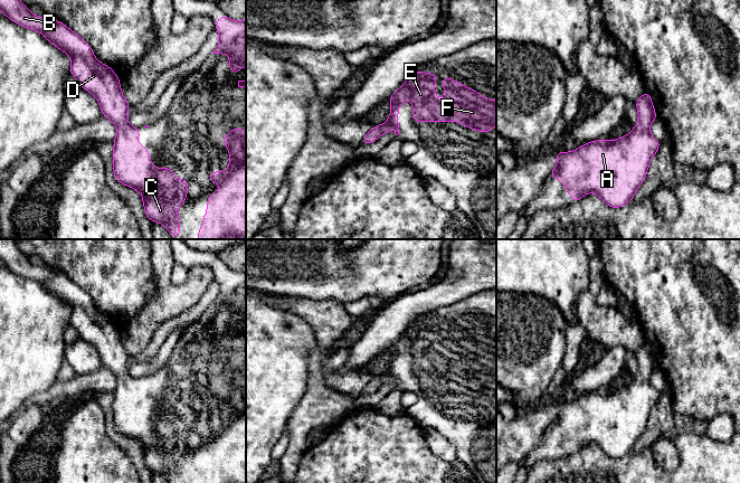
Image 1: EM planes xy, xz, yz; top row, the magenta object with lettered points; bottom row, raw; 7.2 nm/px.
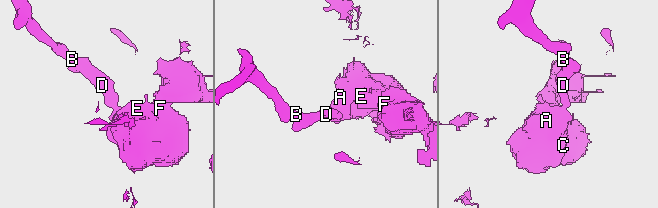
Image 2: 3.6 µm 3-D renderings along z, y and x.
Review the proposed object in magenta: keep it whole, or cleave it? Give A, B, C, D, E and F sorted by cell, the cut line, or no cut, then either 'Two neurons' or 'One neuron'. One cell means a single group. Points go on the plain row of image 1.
Groups: A B C D E F. No split. One neuron

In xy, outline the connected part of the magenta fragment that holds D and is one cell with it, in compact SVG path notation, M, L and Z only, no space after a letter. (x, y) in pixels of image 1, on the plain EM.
M0 239L0 261L21 277L41 283L49 294L72 309L69 324L77 330L82 339L97 349L103 367L110 369L117 378L112 406L116 432L141 443L144 463L151 472L163 474L168 483L180 483L180 471L175 462L187 449L189 433L186 429L174 429L172 418L153 418L153 413L149 409L149 399L136 392L140 388L140 378L133 378L127 373L130 356L122 344L118 326L110 316L98 312L89 294L65 274L31 264L13 239Z

